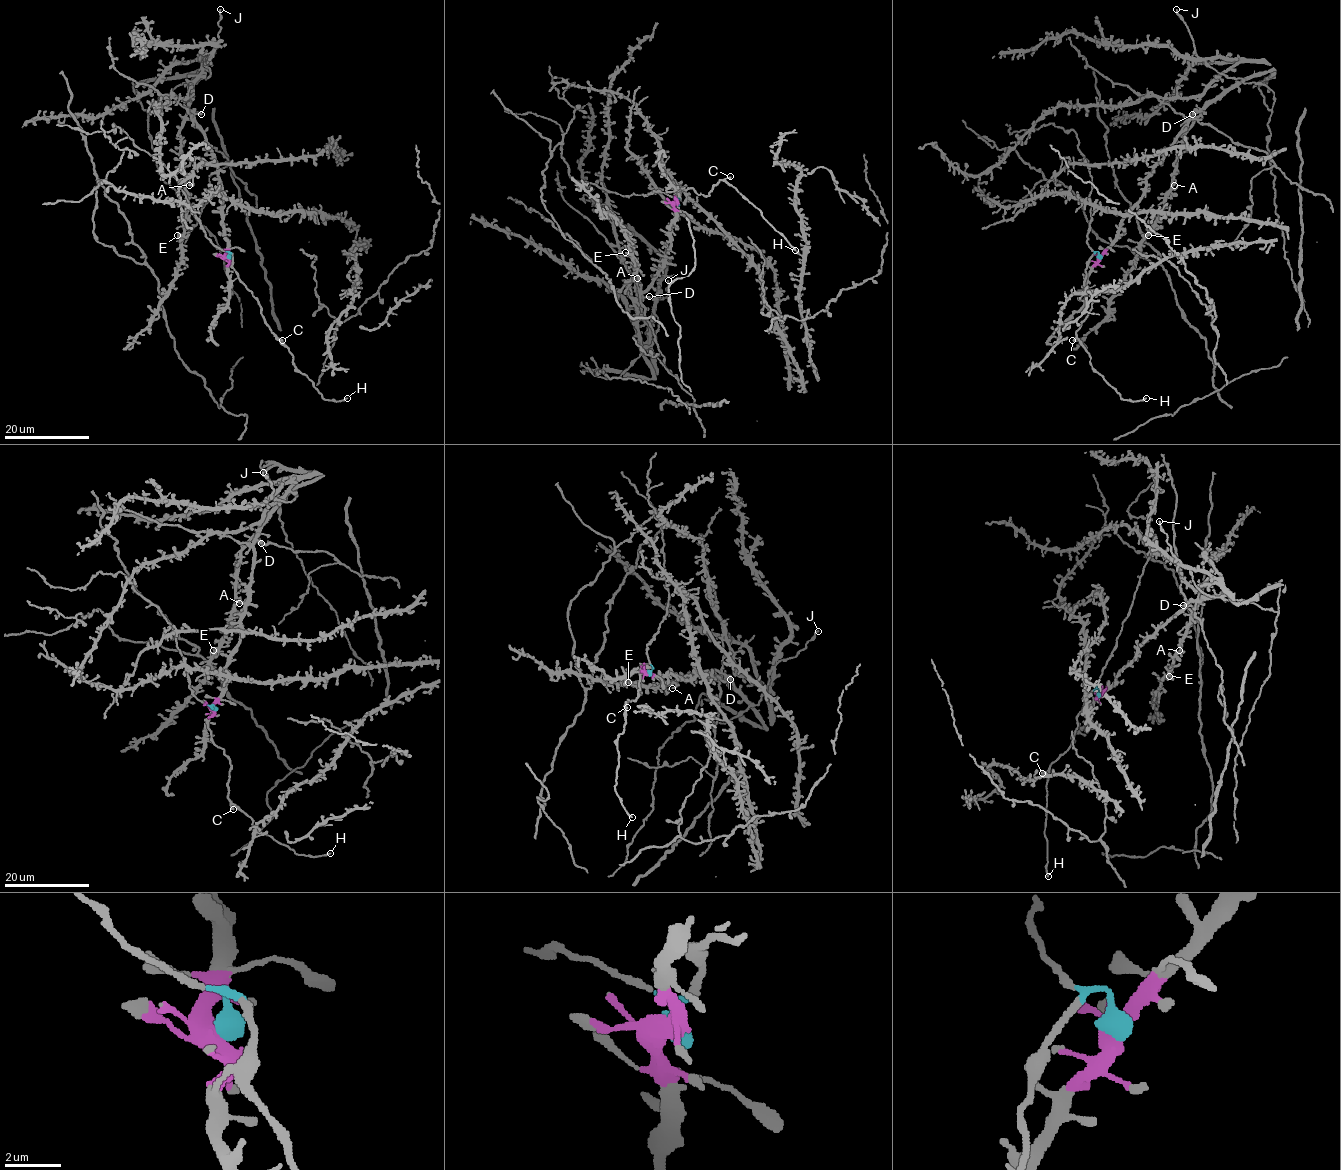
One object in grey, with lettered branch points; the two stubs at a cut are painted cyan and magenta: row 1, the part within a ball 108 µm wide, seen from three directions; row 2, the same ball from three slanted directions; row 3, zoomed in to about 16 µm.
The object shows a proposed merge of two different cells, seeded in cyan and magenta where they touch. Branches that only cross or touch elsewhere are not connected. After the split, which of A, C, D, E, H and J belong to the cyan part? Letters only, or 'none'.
C, H

